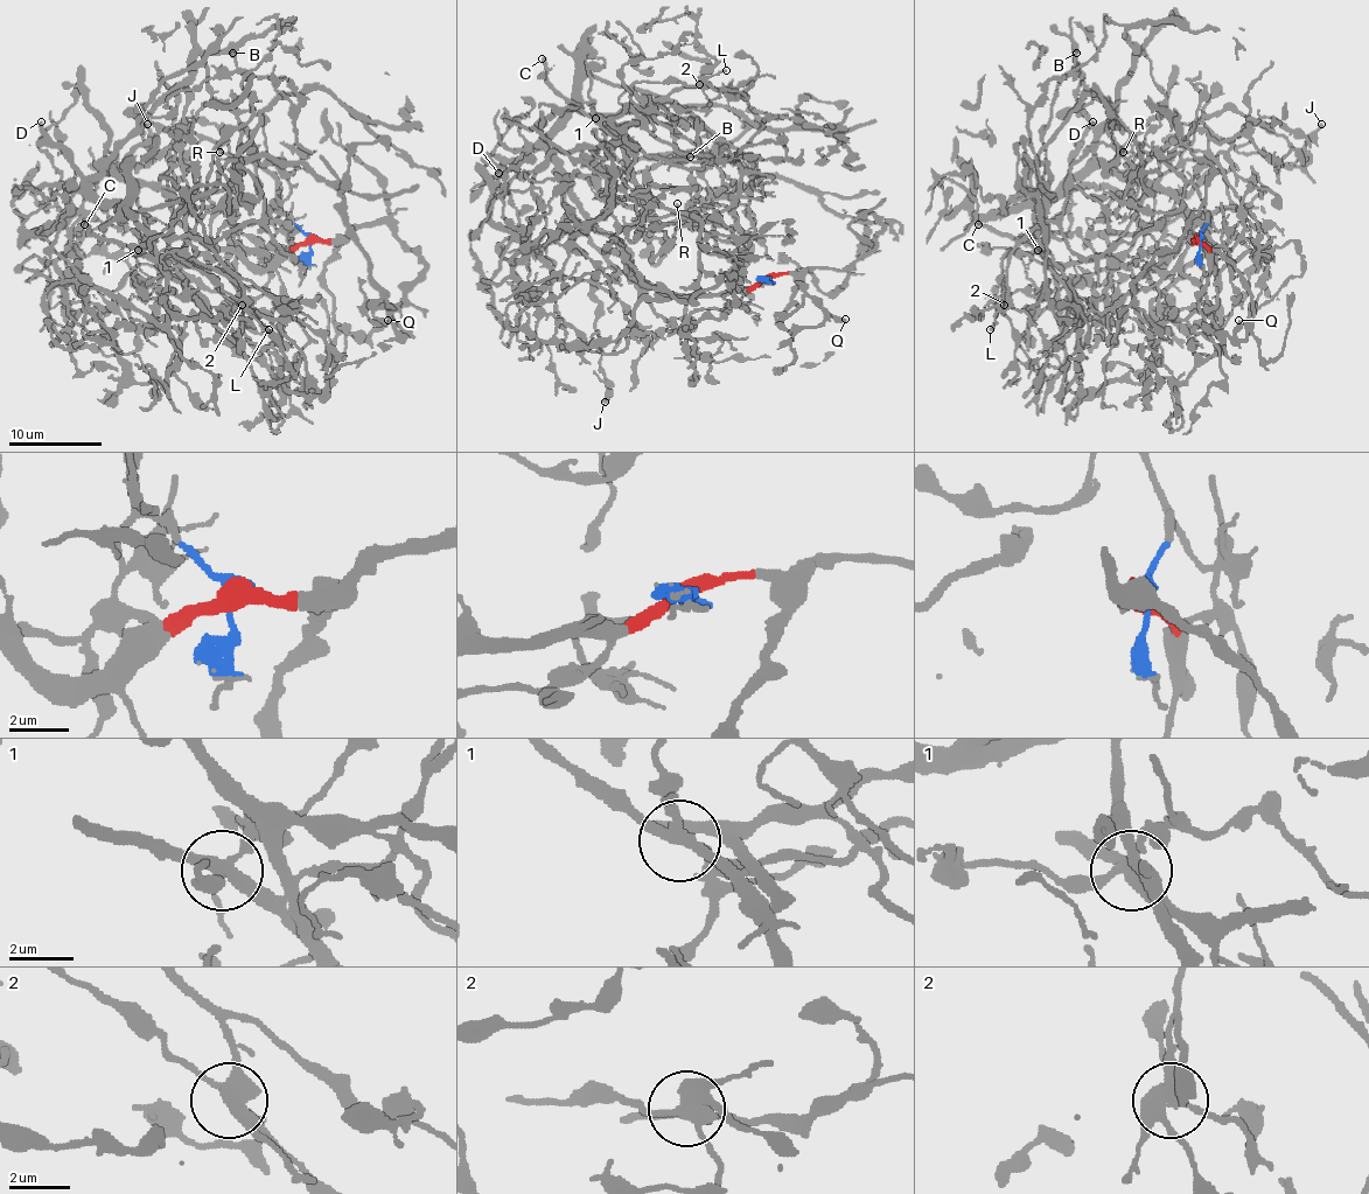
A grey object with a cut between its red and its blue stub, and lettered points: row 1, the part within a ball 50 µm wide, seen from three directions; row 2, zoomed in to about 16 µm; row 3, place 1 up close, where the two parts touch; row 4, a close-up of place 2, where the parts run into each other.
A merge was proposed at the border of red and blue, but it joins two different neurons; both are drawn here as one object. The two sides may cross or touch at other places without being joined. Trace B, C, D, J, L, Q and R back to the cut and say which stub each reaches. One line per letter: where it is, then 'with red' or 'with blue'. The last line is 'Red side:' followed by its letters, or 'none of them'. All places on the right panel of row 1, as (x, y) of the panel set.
B: place (1076, 53); with red
C: place (978, 224); with blue
D: place (1092, 121); with red
J: place (1321, 124); with red
L: place (990, 329); with blue
Q: place (1238, 320); with red
R: place (1123, 152); with blue
Red side: B, D, J, Q

